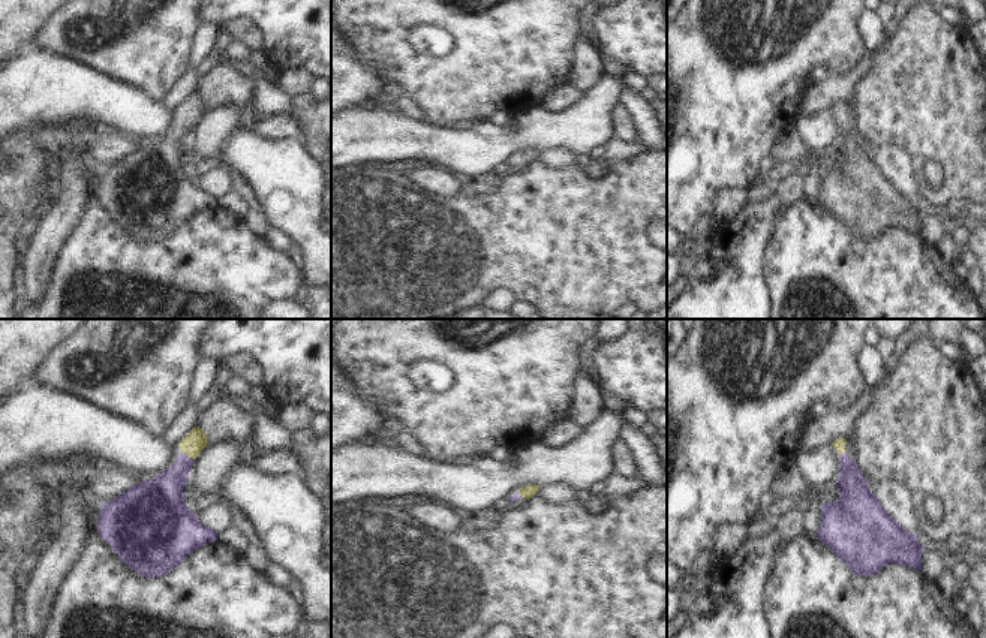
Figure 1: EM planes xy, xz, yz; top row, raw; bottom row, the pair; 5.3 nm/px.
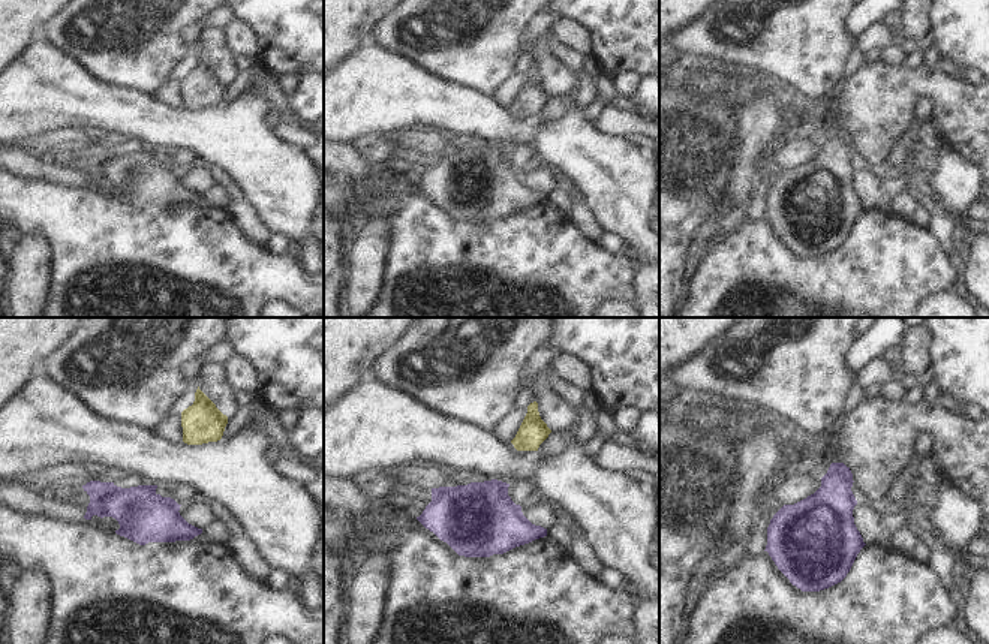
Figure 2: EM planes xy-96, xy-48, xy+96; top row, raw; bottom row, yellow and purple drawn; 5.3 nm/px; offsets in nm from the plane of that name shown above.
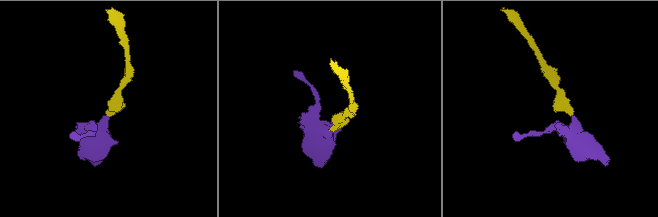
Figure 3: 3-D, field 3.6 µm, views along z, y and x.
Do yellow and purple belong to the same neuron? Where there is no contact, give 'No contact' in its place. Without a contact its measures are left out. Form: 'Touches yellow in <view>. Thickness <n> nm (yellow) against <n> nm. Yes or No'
Touches yellow in xy. Thickness 120 nm (yellow) against 220 nm. Yes.

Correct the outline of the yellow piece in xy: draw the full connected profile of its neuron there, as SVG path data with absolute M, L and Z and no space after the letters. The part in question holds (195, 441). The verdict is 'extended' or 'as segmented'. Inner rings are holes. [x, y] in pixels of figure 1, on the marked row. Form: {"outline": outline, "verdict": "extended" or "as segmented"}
{"outline": "M193 427L178 443L180 454L174 464L153 479L138 482L115 499L100 505L97 533L111 545L118 559L147 578L166 575L178 566L184 557L196 548L217 541L217 532L207 527L192 512L184 500L184 485L193 460L207 446L207 436L199 427Z", "verdict": "extended"}

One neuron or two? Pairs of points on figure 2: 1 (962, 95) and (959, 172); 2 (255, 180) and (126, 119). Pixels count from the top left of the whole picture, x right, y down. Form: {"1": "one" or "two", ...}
{"1": "two", "2": "one"}

